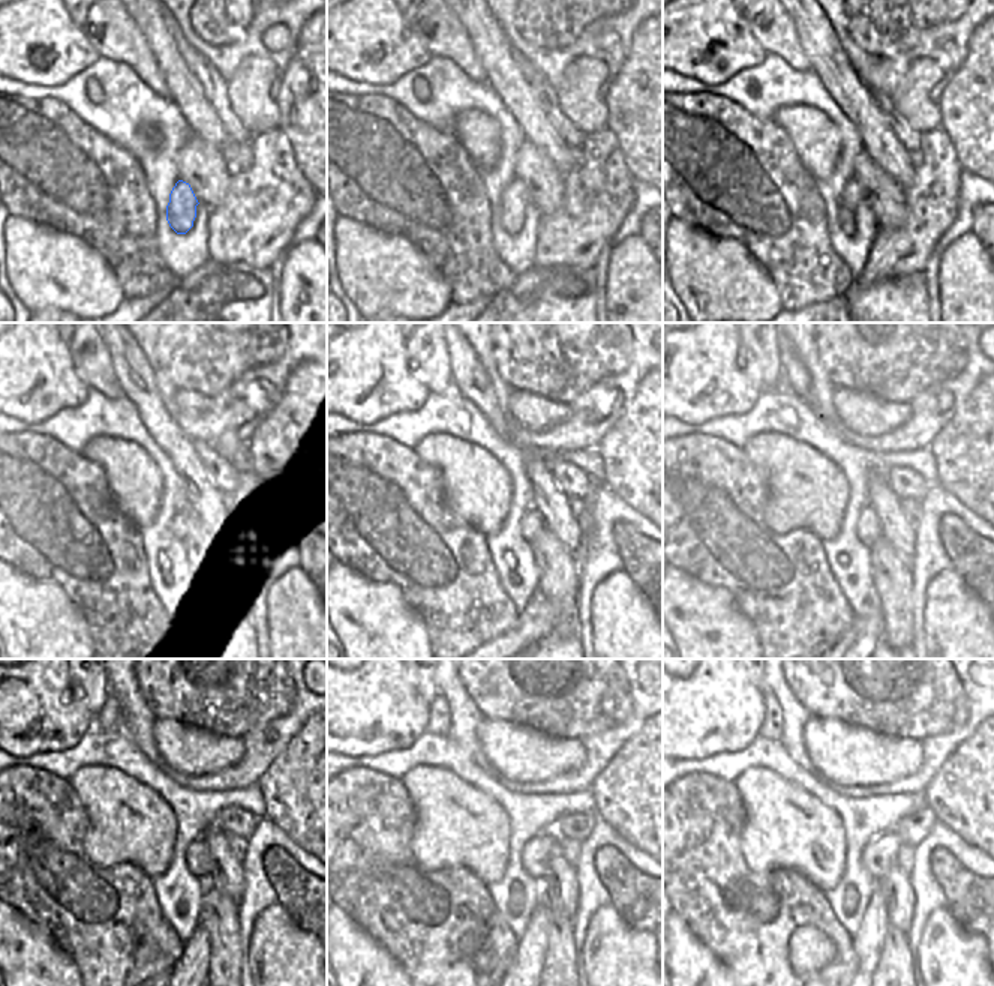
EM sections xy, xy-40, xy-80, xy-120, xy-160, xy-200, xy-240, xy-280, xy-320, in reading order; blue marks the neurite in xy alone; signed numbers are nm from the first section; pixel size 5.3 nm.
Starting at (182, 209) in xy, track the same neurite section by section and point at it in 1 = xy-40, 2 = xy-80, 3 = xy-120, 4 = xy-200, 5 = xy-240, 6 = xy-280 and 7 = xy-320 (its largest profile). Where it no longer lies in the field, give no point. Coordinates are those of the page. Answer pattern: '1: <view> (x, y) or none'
1: xy-40 (514, 200)
2: xy-80 (853, 194)
3: xy-120 (185, 526)
4: xy-200 (868, 530)
5: xy-240 (198, 860)
6: xy-280 (538, 851)
7: xy-320 (879, 856)

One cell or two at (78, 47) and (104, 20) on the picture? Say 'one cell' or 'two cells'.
two cells

